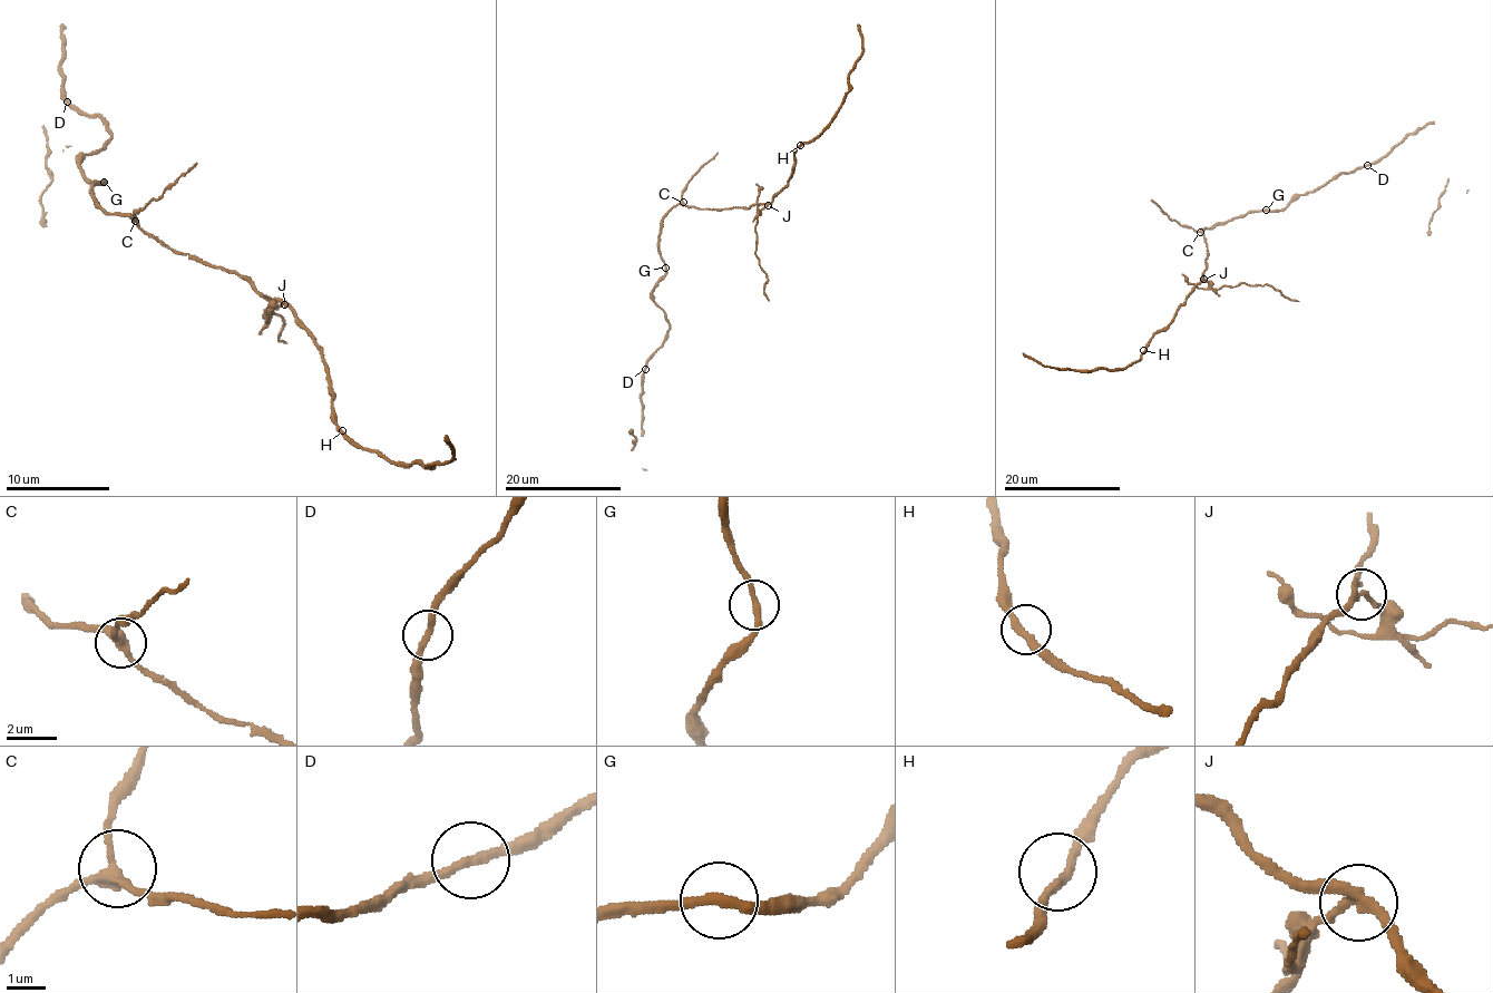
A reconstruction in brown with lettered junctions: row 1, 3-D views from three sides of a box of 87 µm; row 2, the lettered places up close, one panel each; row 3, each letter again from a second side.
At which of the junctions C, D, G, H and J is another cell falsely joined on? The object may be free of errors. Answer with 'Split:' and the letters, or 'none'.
Split: J

